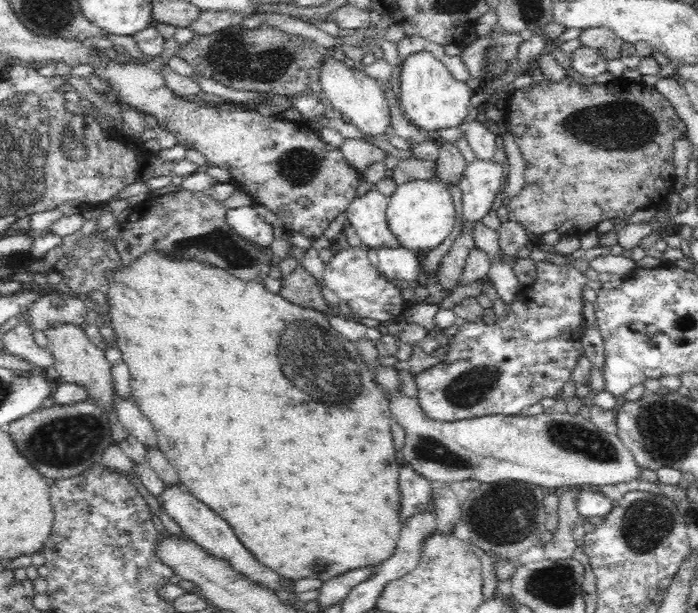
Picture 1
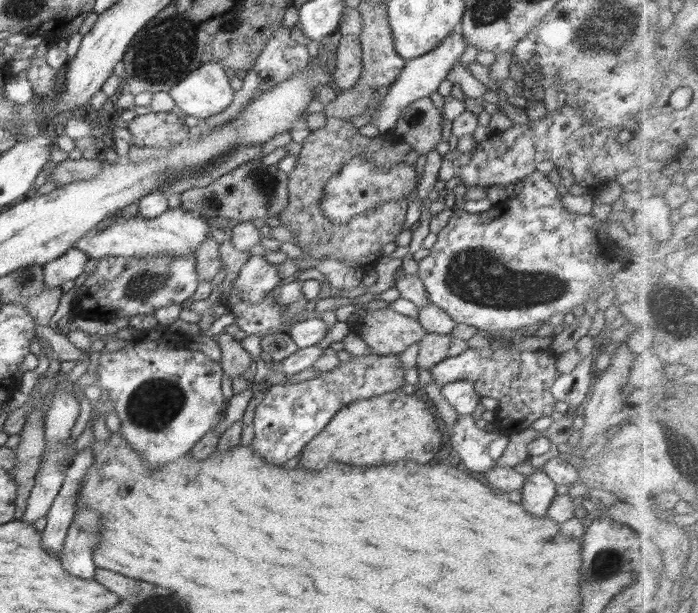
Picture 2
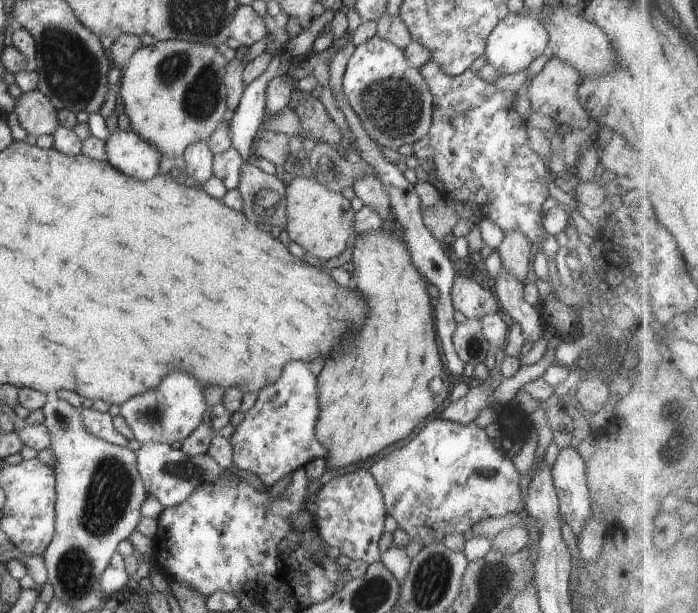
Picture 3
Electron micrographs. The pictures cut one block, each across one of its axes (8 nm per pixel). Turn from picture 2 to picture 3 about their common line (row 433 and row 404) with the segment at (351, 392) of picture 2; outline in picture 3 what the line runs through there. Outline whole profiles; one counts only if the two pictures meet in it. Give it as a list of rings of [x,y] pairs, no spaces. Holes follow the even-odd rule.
[[[288,362],[284,366],[282,376],[274,384],[260,390],[254,406],[245,413],[244,420],[238,424],[231,438],[228,439],[233,448],[232,462],[236,464],[238,470],[246,470],[257,474],[266,486],[273,486],[286,474],[298,470],[298,467],[304,467],[306,462],[310,462],[314,458],[326,459],[328,450],[316,438],[318,414],[320,414],[318,381],[316,376],[312,374],[309,363]]]

